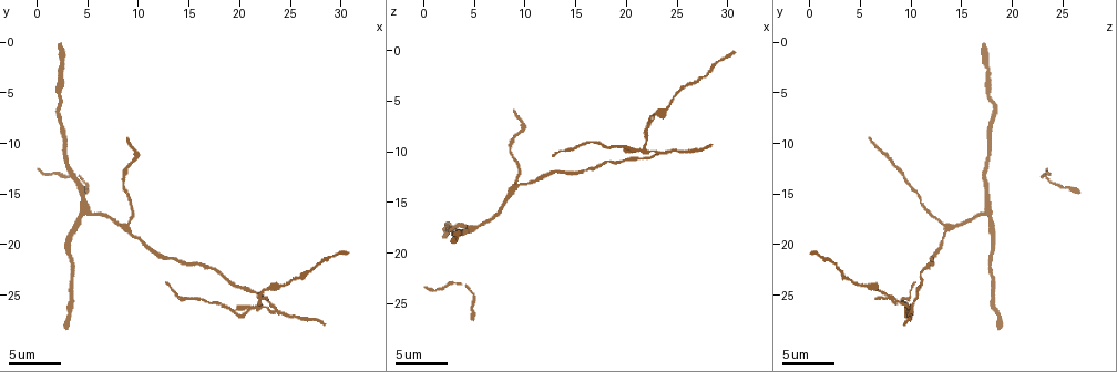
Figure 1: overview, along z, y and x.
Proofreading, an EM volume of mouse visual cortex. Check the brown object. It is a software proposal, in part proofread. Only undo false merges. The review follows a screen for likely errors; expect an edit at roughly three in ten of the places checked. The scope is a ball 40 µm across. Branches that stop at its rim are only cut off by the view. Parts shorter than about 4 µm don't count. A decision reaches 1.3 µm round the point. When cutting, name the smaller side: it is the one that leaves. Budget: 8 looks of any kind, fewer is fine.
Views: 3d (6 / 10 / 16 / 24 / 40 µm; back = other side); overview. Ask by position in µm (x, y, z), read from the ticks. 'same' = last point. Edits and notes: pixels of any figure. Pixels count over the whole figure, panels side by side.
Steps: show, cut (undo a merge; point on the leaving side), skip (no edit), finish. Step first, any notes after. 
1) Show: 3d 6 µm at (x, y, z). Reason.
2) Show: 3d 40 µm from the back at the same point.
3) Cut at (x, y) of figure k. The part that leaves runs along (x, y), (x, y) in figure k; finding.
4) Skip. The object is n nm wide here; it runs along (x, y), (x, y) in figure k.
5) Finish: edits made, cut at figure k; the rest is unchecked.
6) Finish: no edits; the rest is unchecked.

Show: 3d 10 µm at (23.0, 25.8, 10.2). Three-way junction.

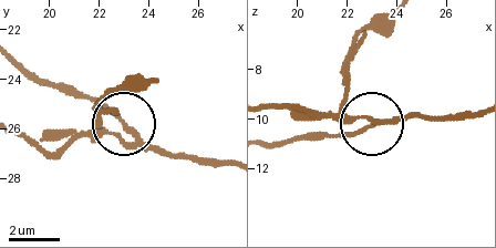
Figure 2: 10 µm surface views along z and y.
Cut at (107, 130) of figure 2. 3 arms meet here; the part that leaves runs along (386, 119), (357, 119), (344, 105), (352, 42), (382, 23) in figure 2; two cells meet here.

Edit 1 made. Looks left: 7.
Show: 3d 6 µm at (4.2, 16.8, 18.0).

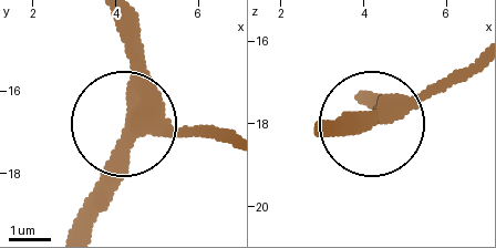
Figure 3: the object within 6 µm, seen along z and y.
Skip. The side arm is 12 µm long; it runs along (219, 136), (128, 130), (117, 186), (82, 228) in figure 3; one cell here.

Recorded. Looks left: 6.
Show: 3d 16 µm at (2.8, 12.4, 17.4).

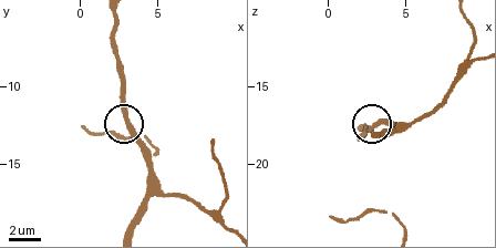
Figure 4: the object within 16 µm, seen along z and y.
Skip. It runs along (229, 227), (162, 192), (148, 147), (126, 120), (122, 70) in figure 4; continuous, no second cell.

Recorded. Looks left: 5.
Show: 3d 10 µm at (8.8, 18.0, 13.4). Branch point.

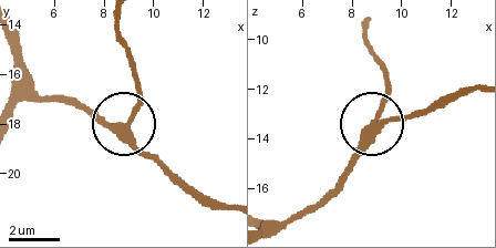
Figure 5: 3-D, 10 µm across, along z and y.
Show: 3d 6 µm at (8.8, 18.2, 13.4).

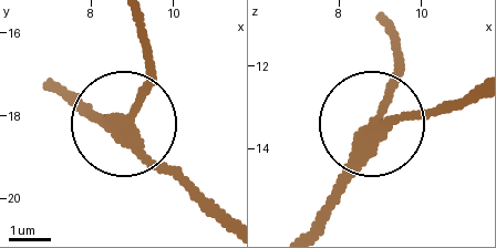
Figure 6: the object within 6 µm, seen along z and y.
Skip. 3 arms meet here; it runs along (220, 219), (135, 138), (146, 58) in figure 6; one cell here.

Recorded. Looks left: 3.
Finish: edits made, cut at figure 2; the rest is unchecked.

